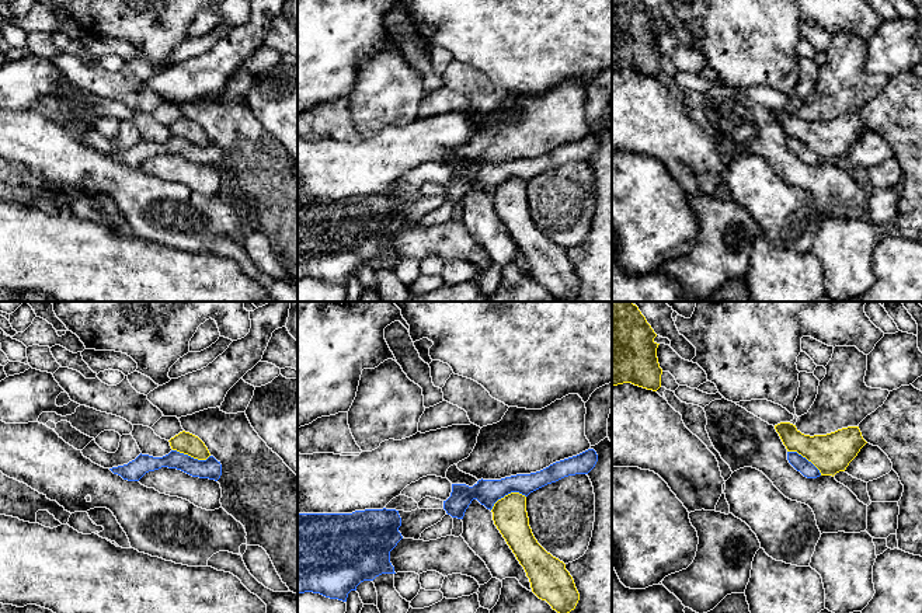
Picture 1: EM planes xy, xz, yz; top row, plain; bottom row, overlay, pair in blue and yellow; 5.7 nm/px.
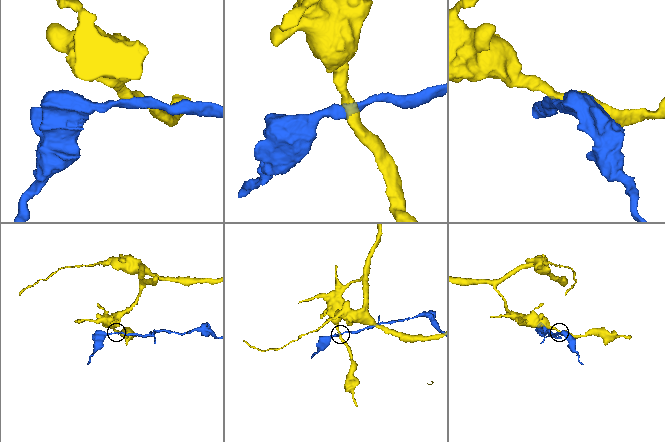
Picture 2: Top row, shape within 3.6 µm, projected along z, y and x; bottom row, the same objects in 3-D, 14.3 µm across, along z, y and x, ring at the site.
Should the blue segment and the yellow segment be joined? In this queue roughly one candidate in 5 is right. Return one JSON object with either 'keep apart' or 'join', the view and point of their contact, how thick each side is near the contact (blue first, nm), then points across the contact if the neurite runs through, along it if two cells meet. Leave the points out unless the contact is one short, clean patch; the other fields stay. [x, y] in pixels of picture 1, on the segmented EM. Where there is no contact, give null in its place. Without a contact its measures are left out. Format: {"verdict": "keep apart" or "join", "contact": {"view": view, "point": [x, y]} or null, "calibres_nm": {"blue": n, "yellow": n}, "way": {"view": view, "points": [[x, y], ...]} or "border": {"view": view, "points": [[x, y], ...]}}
{"verdict": "keep apart", "contact": {"view": "xz", "point": [507, 494]}, "calibres_nm": {"blue": 150, "yellow": 200}, "border": {"view": "xz", "points": [[525, 495], [508, 493], [490, 509]]}}

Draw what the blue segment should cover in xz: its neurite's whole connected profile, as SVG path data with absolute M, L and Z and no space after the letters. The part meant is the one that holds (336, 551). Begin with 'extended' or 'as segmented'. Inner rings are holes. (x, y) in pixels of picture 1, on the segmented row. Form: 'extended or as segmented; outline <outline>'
as segmented; outline M365 509L355 511L352 513L298 513L298 593L313 592L320 593L330 599L338 599L347 602L348 593L356 591L356 586L363 581L373 581L382 574L396 574L394 567L390 563L390 551L403 539L399 527L401 526L401 518L396 509Z

